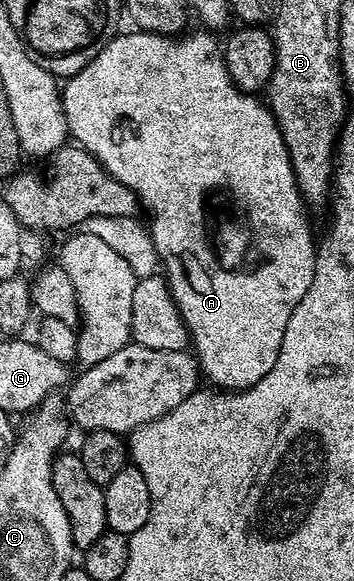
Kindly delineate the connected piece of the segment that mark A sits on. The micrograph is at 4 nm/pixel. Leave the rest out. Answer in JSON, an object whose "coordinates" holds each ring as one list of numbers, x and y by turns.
{"coordinates":[[131,31,132,33,117,32,112,40,106,42,102,47,102,51,98,51,98,55,94,55,94,59,90,59,90,63,86,63,86,67,82,67,82,71,73,73,67,78,62,85,62,100,64,102,64,114,66,115,66,123,68,124,68,132,71,140,80,148,85,149,88,154,114,179,118,179,118,183,122,183,126,187,130,187,130,191,137,199,139,208,148,212,148,221,146,220,146,228,148,234,152,236,152,242,156,248,157,258,162,262,162,276,168,282,168,289,172,293,173,302,177,305,181,319,184,321,185,327,188,329,191,348,194,350,194,356,200,366,200,372,205,382,209,381,209,386,215,387,220,391,239,391,250,388,254,383,258,383,270,371,270,367,274,367,274,363,278,363,278,355,282,347,282,335,286,335,286,323,290,323,290,315,294,311,294,307,298,307,298,303,302,299,302,295,306,295,306,291,310,287,310,283,314,283,314,275,316,274,316,254,318,252,317,238,312,238,312,229,308,226,308,213,304,196,300,194,300,188,296,182,294,175,294,167,290,163,290,155,286,143,282,139,282,131,278,127,276,117,272,114,271,109,259,96,251,93,244,93,233,83,224,62,222,45,215,41,213,34,208,31,199,31,200,33,185,32,183,35,165,35,163,33,141,33,139,31]]}

